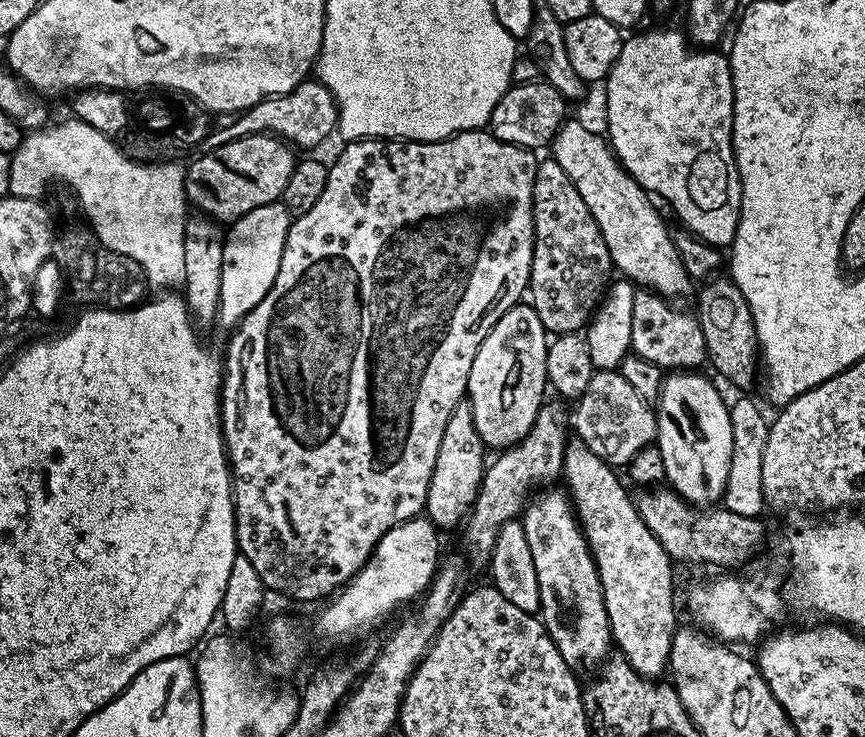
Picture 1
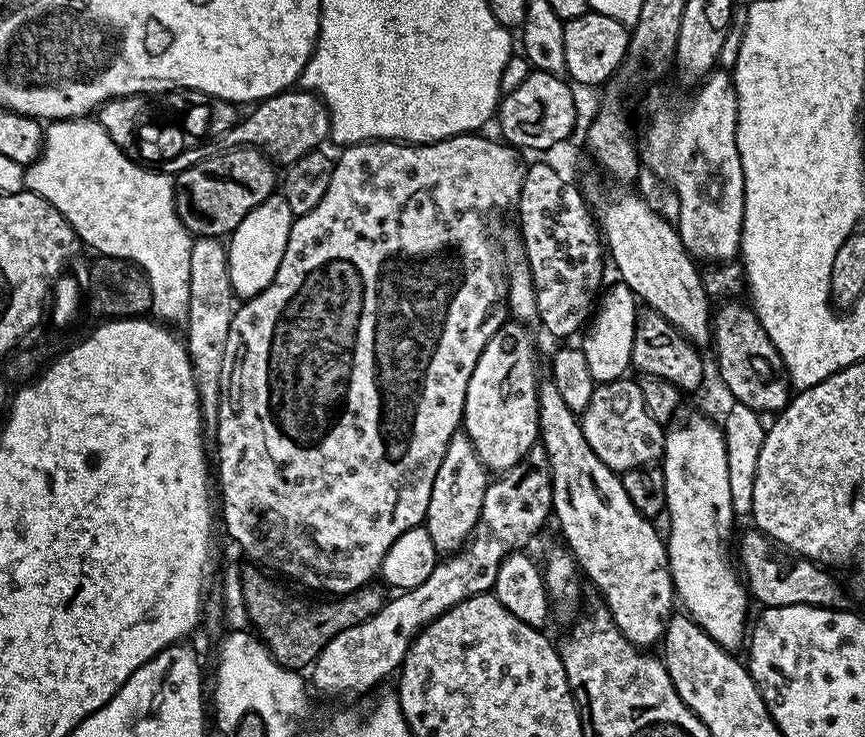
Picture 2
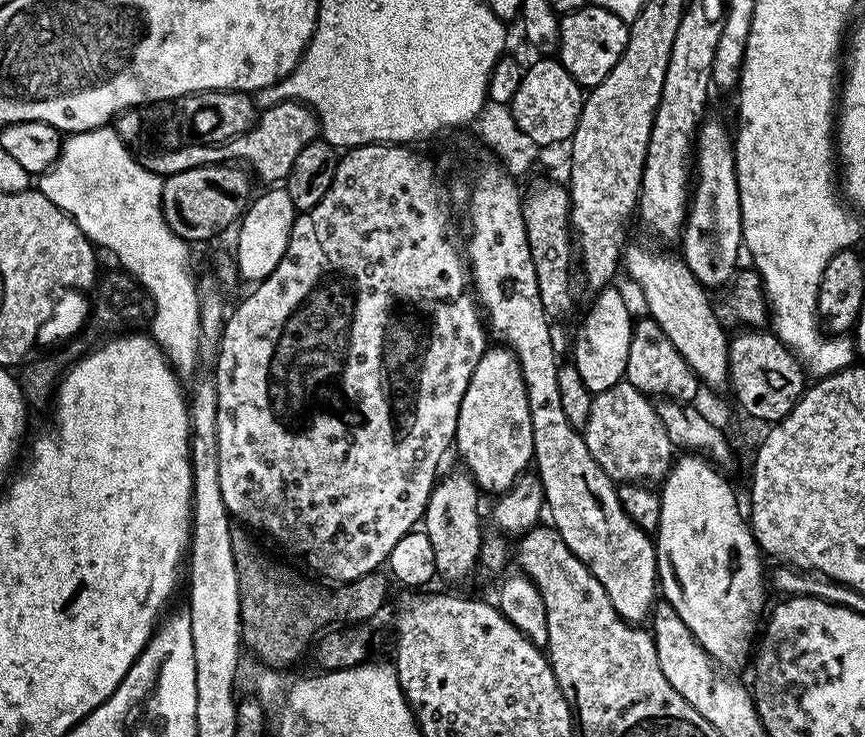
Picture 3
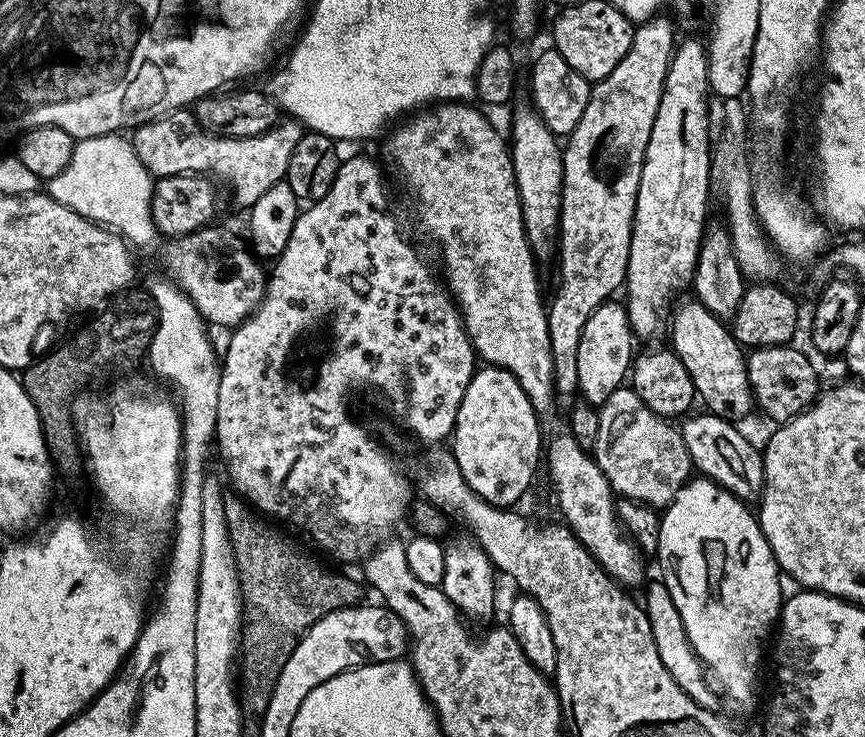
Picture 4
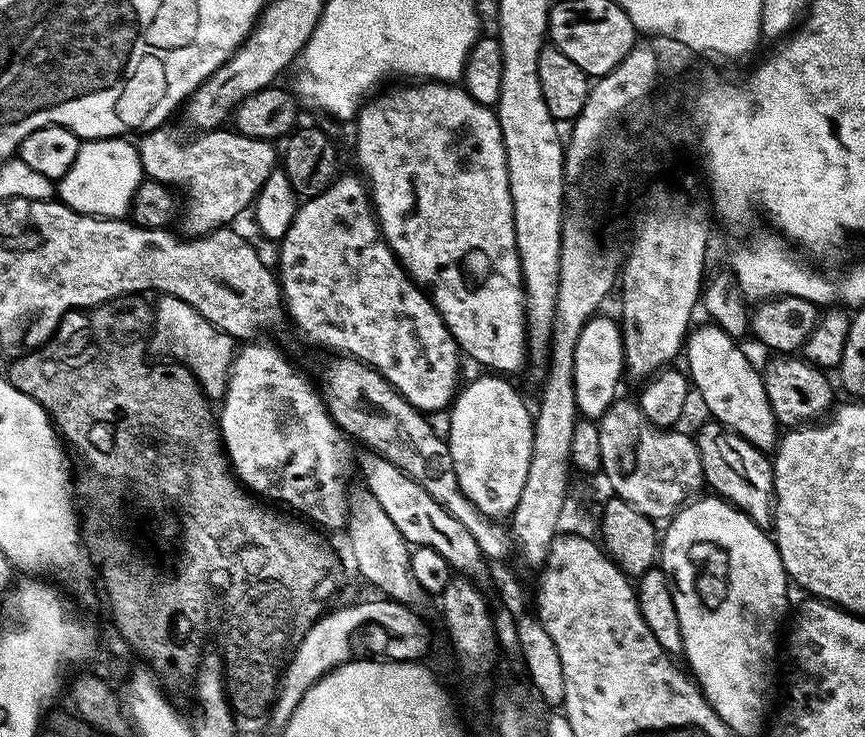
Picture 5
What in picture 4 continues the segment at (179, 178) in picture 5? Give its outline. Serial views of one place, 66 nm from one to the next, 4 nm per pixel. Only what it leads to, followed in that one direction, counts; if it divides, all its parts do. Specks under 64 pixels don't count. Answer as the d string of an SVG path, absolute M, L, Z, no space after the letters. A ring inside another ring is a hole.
M183 107L157 120L135 125L130 139L142 166L153 177L207 174L213 181L224 183L232 191L233 202L248 210L270 186L287 177L290 154L294 154L294 146L298 146L298 138L305 131L299 120L284 118L257 136L221 136L204 131L195 115Z

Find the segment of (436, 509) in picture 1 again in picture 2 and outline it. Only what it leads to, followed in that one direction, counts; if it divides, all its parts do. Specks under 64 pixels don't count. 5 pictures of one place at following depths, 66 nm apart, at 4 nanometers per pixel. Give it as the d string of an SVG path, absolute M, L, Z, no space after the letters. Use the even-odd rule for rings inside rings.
M457 430L450 438L450 446L446 446L446 454L442 458L442 466L438 466L438 474L434 474L434 490L430 490L430 506L428 517L423 527L434 542L437 553L455 554L460 551L472 535L474 526L482 514L482 498L486 498L486 490L490 483L490 473L474 450L474 442L462 430Z

